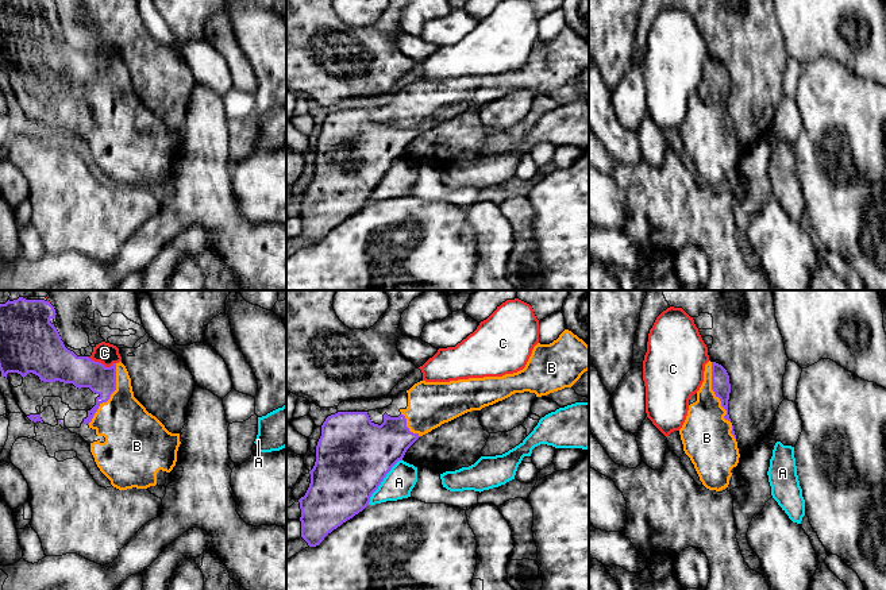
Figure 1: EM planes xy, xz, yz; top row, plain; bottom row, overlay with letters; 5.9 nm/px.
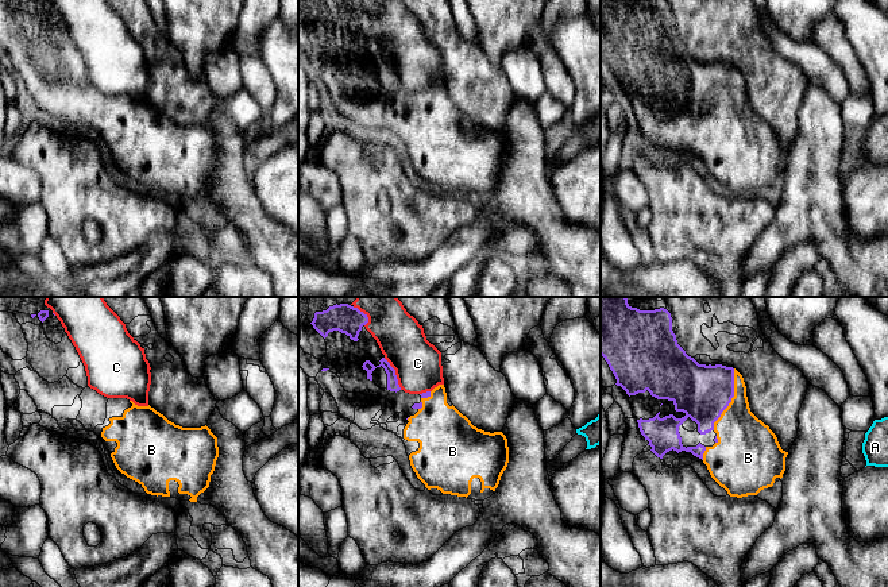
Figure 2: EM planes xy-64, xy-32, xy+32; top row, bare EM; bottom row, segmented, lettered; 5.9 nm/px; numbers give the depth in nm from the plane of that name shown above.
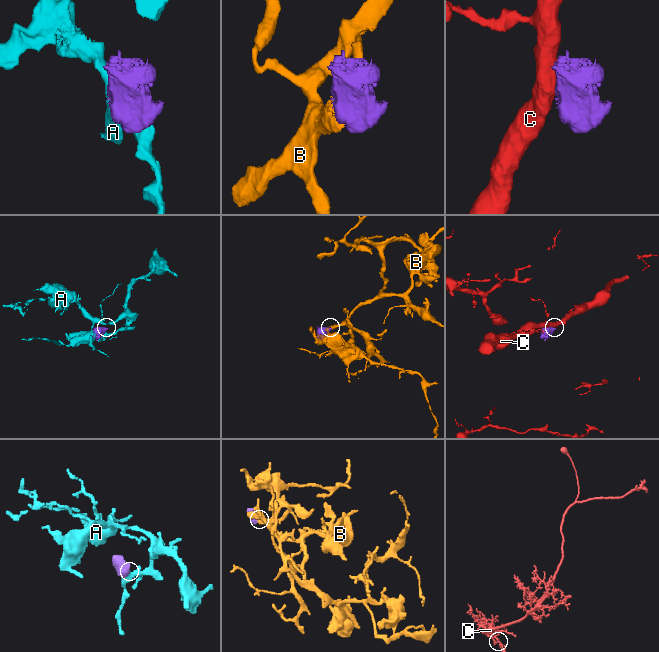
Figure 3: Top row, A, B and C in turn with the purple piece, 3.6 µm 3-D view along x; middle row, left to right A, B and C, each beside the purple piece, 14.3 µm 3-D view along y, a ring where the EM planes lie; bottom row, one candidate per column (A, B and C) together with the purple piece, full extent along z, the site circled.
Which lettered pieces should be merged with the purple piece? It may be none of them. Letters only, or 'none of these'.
B

